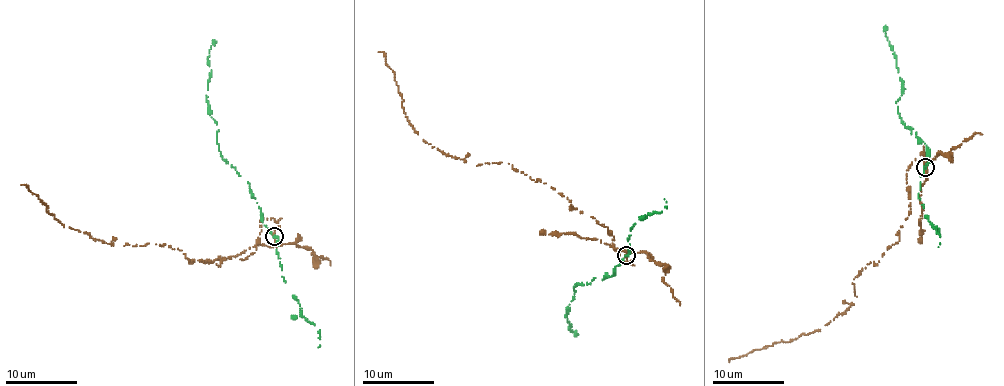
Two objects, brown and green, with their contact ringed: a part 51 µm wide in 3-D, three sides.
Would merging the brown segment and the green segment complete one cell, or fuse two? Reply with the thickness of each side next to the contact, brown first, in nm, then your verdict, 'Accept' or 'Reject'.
Thickness 200 nm (brown) against 170 nm. Reject

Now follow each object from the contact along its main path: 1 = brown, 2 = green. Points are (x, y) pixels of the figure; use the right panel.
1: (925, 166), (920, 152), (906, 170), (910, 202), (897, 243), (854, 279), (857, 296), (845, 312), (729, 362)
2: (925, 166), (926, 145), (899, 118), (896, 101), (901, 93), (900, 77), (885, 25)

